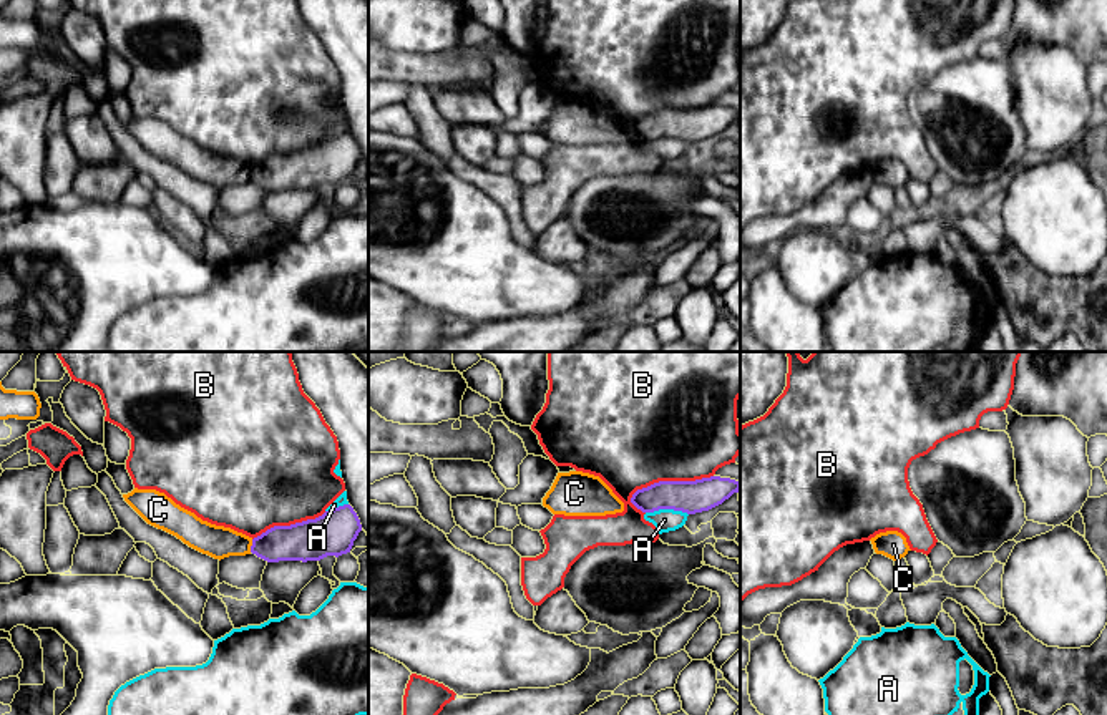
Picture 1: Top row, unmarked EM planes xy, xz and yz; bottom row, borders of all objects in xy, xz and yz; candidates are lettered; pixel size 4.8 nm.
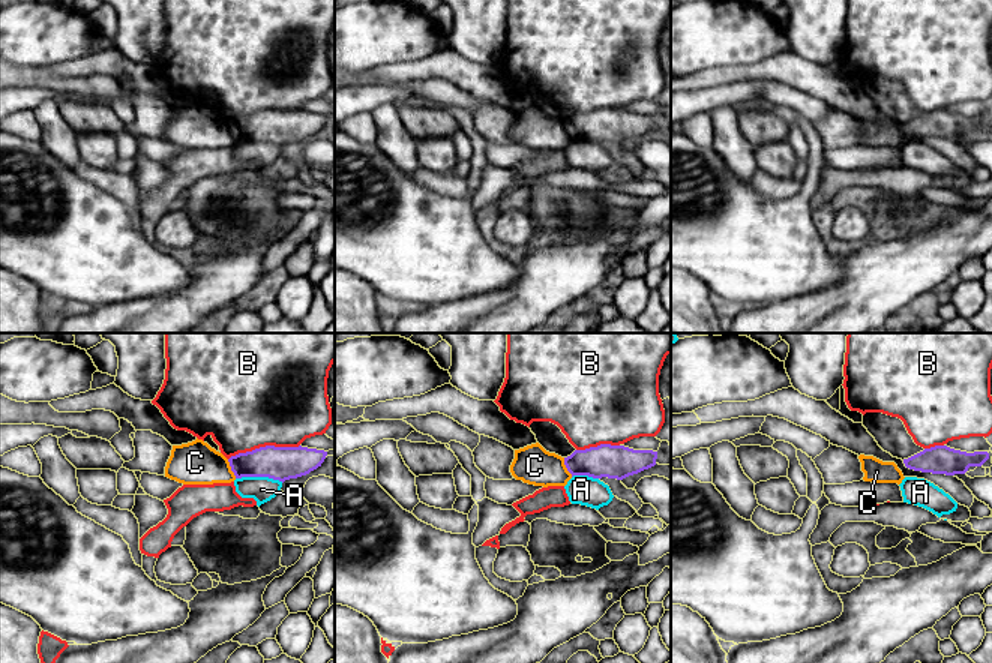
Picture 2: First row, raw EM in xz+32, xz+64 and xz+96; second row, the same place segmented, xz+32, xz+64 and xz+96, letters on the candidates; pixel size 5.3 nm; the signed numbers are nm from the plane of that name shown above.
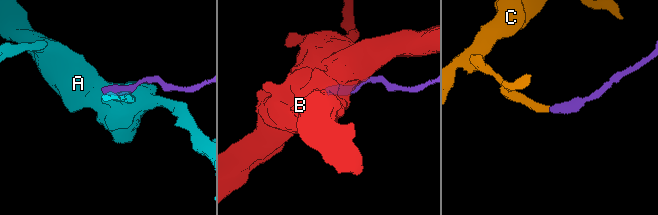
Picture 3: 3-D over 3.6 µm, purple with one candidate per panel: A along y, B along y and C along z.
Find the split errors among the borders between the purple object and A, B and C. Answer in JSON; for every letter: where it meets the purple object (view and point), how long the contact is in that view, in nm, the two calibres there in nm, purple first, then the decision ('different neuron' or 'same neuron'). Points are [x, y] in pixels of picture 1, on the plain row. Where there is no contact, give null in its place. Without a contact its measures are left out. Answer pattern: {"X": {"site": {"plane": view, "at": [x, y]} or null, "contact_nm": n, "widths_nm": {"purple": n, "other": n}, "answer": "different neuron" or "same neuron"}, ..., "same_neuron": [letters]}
{"A": {"site": {"plane": "xz", "at": [668, 136]}, "contact_nm": 200, "widths_nm": {"purple": 160, "other": 110}, "answer": "different neuron"}, "B": {"site": {"plane": "xz", "at": [669, 110]}, "contact_nm": 420, "widths_nm": {"purple": 160, "other": 500}, "answer": "different neuron"}, "C": {"site": {"plane": "xy", "at": [251, 175]}, "contact_nm": 70, "widths_nm": {"purple": 190, "other": 160}, "answer": "different neuron"}, "same_neuron": []}

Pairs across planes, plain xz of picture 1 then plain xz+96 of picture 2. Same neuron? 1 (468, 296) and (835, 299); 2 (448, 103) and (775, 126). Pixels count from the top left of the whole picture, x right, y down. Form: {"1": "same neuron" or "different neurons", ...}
{"1": "different neurons", "2": "same neuron"}

